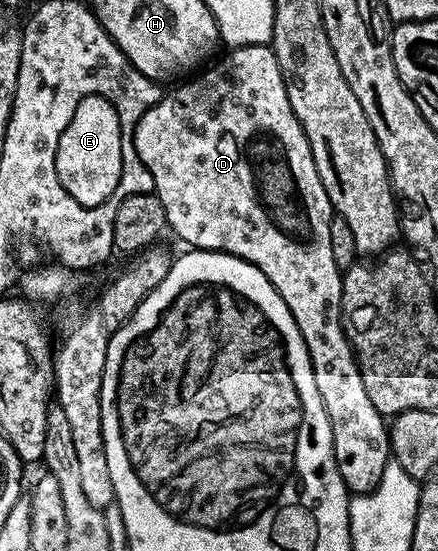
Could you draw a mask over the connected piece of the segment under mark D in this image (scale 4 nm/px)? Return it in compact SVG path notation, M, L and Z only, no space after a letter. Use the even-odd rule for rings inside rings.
M270 45L237 46L227 53L231 54L225 55L216 66L208 65L198 76L171 88L176 88L176 90L171 90L168 94L166 91L160 97L159 103L153 108L149 108L149 112L145 112L145 116L141 116L135 129L137 156L141 156L141 164L145 164L145 168L149 168L149 176L153 176L153 184L155 185L153 193L159 197L161 204L165 204L165 216L170 233L175 233L181 241L188 242L186 244L188 247L196 250L216 250L222 254L232 254L249 264L253 264L267 277L269 284L273 284L273 288L277 288L281 300L285 300L285 304L305 340L305 348L309 352L309 360L313 364L313 380L317 380L317 392L321 392L321 404L325 404L325 412L329 416L329 424L333 428L333 452L337 460L337 468L341 472L341 480L352 495L368 494L381 480L381 472L385 470L391 458L391 439L389 426L384 415L379 414L377 408L373 408L373 400L369 400L369 392L365 392L365 384L359 371L359 362L355 359L351 342L343 331L343 313L341 312L343 275L337 260L333 260L333 248L329 241L329 224L333 217L331 201L321 184L321 176L317 176L317 164L313 164L313 152L309 148L309 140L289 104L289 96L285 92L285 80L281 76L281 68L277 64L274 50L271 49Z

